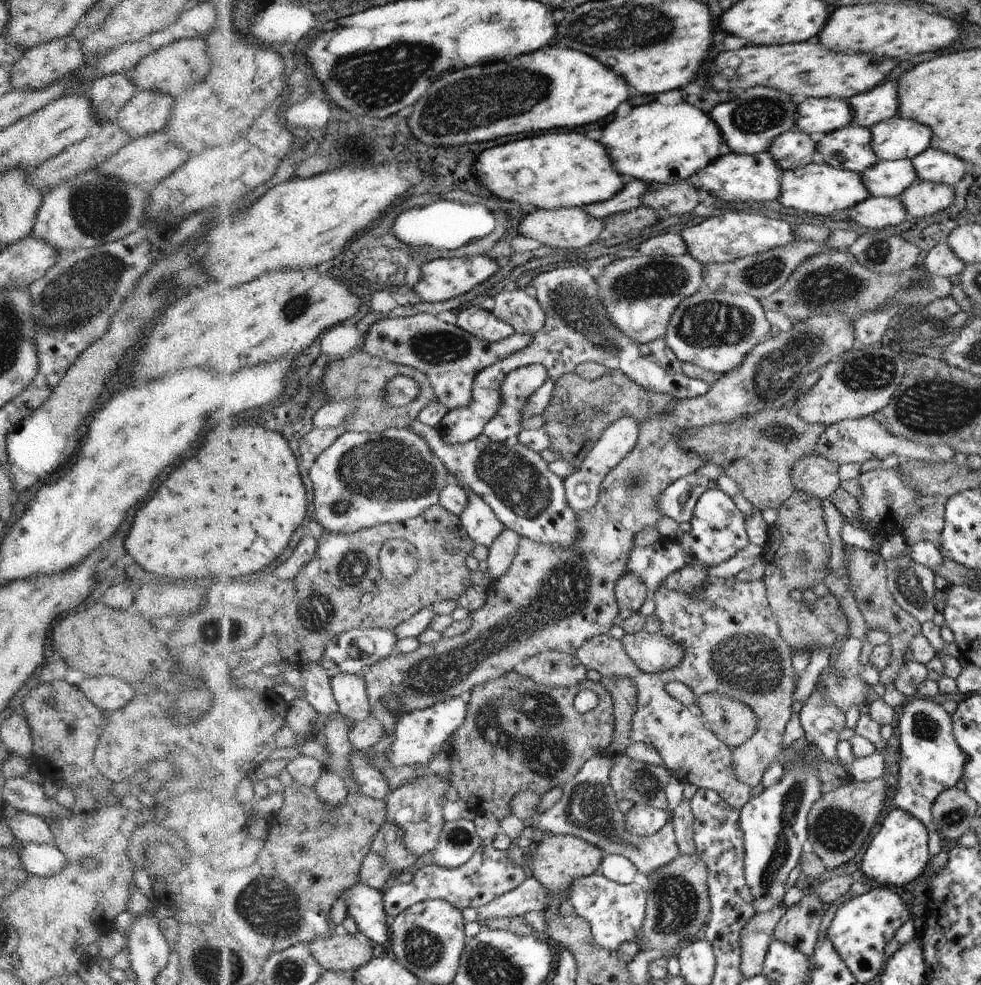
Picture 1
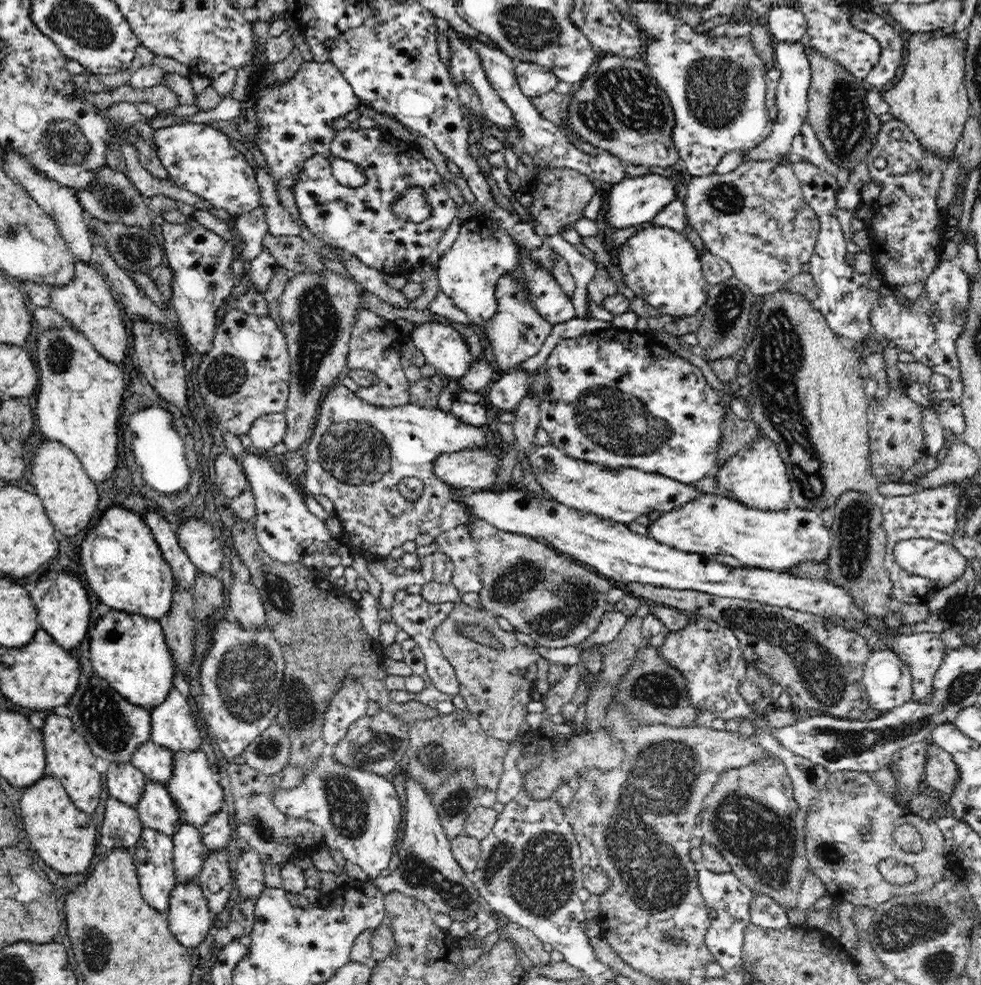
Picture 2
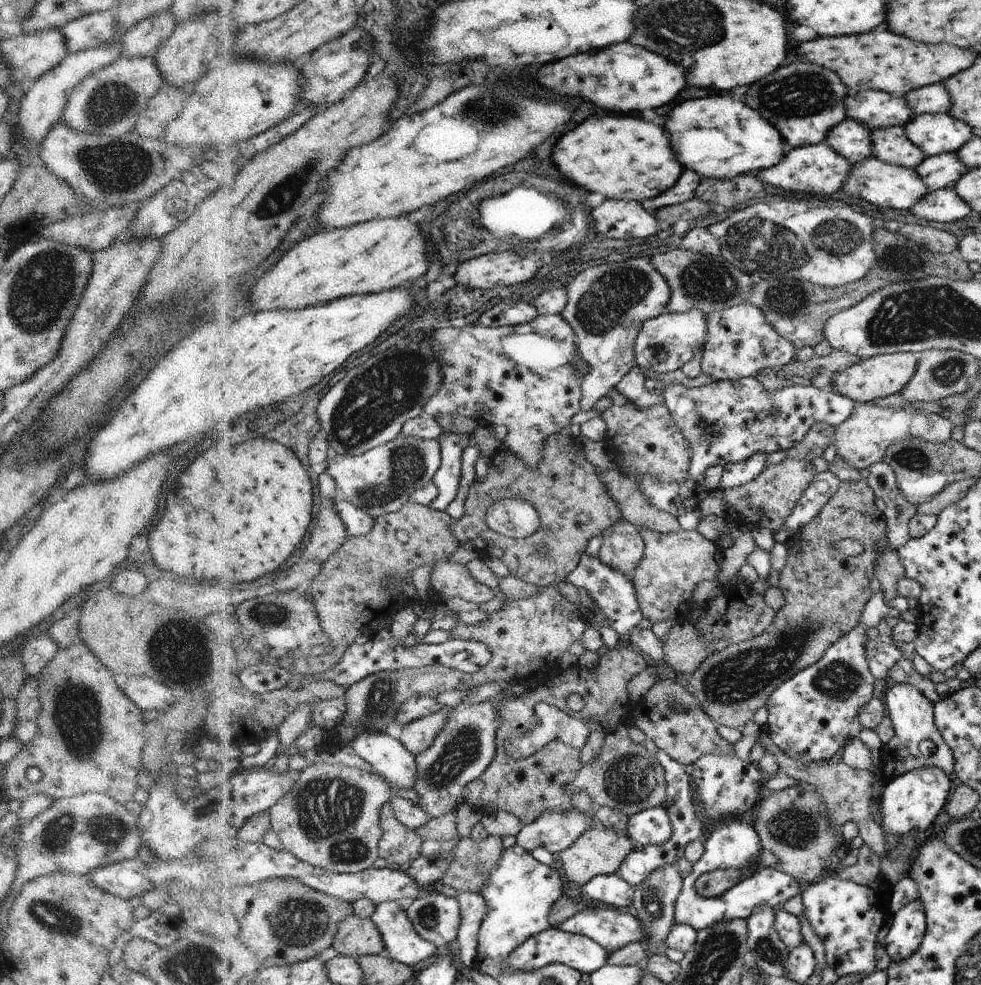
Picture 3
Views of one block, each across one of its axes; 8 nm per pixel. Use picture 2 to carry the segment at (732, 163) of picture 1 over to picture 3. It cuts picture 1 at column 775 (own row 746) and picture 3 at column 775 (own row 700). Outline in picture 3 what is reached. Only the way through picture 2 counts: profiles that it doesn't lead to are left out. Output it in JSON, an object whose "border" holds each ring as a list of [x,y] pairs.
{"border":[[[824,141],[815,145],[804,145],[788,149],[783,154],[779,163],[768,168],[763,168],[756,175],[769,189],[788,194],[790,192],[802,192],[802,194],[820,194],[830,196],[832,192],[838,192],[847,179],[848,171],[853,164],[847,161],[839,153],[834,152]]]}

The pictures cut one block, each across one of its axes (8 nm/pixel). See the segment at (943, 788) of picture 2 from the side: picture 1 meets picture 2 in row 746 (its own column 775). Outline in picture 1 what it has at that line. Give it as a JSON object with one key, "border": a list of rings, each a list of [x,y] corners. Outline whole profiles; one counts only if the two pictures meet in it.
{"border":[[[817,893],[804,895],[804,898],[788,908],[774,930],[774,940],[782,941],[813,957],[820,932],[820,922],[826,906]]]}

